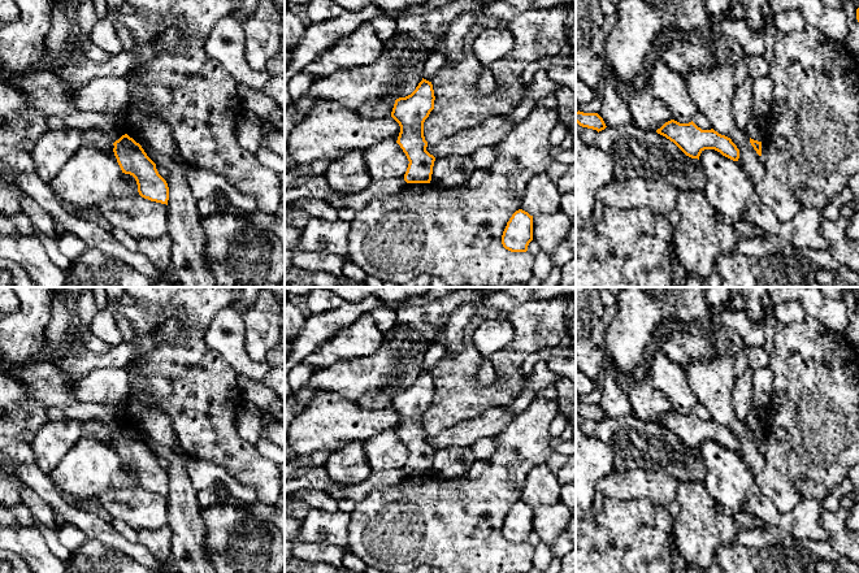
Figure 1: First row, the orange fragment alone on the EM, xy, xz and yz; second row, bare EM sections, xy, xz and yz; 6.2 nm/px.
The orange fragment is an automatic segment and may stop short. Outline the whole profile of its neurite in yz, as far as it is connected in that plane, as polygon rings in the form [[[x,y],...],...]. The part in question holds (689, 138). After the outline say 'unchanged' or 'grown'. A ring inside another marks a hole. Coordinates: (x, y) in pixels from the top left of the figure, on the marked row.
[[[671,120],[658,129],[656,133],[673,142],[691,159],[699,160],[704,149],[715,149],[733,161],[738,161],[739,159],[739,149],[730,138],[719,134],[713,129],[702,130],[693,121],[680,123]]]; unchanged

